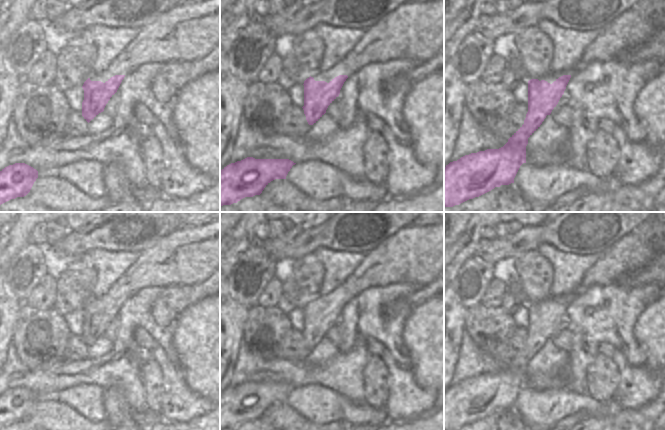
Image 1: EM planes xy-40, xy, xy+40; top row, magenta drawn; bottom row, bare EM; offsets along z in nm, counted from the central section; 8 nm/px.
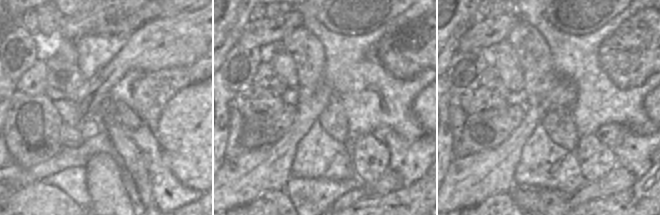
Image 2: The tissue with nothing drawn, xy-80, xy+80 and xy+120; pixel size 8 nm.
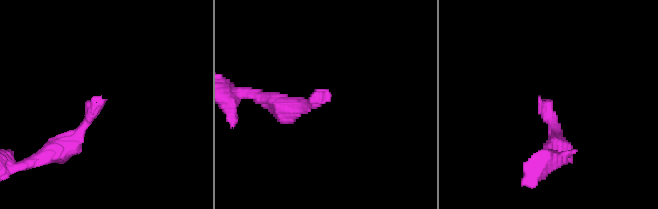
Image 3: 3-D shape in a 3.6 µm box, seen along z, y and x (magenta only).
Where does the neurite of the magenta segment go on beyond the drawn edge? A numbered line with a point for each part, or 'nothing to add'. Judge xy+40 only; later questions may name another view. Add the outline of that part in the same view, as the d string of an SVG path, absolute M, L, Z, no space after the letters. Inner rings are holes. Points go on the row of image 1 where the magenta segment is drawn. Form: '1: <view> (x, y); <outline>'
1: xy+40 (551, 77); M561 71L559 73L549 73L543 77L539 77L538 80L545 80L548 83L552 84L554 81L556 81L559 77L563 76L563 75L571 75L572 72L571 71Z

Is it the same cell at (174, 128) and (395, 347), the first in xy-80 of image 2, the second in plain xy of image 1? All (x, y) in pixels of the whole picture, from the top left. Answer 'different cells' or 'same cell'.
different cells

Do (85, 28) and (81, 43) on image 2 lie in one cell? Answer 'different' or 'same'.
different

